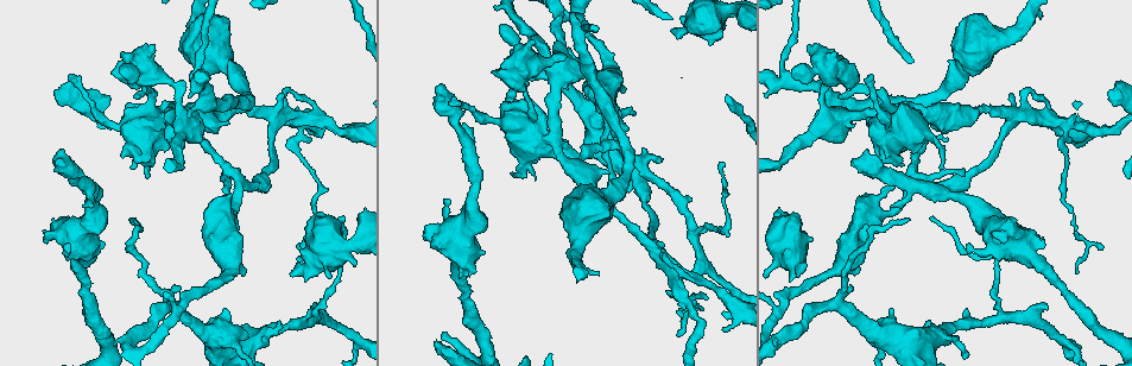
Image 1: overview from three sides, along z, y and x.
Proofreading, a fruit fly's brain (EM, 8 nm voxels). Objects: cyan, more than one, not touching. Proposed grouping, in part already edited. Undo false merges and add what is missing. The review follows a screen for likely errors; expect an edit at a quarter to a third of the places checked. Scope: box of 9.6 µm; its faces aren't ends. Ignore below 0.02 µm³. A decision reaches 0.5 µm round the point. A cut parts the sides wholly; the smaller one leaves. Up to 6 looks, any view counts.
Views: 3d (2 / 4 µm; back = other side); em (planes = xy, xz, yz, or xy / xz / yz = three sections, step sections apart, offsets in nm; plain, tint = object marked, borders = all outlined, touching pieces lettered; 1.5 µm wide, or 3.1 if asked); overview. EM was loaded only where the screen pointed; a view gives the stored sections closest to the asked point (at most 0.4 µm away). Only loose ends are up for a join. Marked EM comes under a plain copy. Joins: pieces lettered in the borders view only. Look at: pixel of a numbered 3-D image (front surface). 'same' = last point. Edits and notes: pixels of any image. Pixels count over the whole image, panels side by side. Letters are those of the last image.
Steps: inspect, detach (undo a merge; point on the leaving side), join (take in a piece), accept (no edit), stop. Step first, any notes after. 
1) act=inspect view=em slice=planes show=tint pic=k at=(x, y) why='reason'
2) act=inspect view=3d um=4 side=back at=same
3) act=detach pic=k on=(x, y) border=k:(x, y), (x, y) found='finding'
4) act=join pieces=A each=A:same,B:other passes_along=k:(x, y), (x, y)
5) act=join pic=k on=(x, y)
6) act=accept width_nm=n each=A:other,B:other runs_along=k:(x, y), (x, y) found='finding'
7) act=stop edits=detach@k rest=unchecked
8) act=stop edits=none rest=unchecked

act=inspect view=em slice=xz step=4 show=borders pic=1 at=(562, 43) why='thick turns thin'

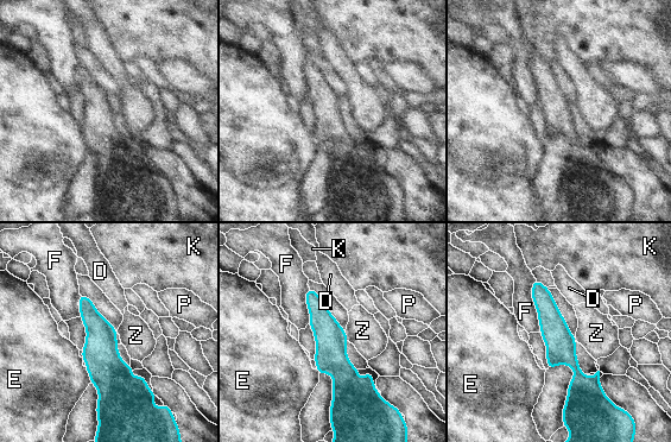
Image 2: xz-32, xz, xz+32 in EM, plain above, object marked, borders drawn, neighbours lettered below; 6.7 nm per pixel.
act=accept width_nm=190 each=D:other,E:other,F:other,K:other,P:other,Z:other found='one neuron here'

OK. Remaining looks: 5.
act=inspect view=em slice=planes show=borders pic=1 at=(476, 185) why='narrows sharply'

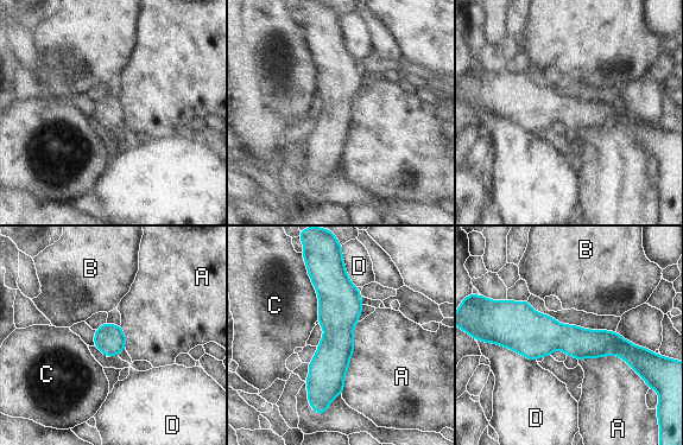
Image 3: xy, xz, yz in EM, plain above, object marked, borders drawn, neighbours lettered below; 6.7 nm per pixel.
act=accept each=A:other,B:other,C:other,D:other runs_along=3:(498, 334), (563, 336), (639, 353) found='all the same neuron'

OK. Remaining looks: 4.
act=inspect view=3d um=2 pic=1 at=(349, 134) why='calibre changes'

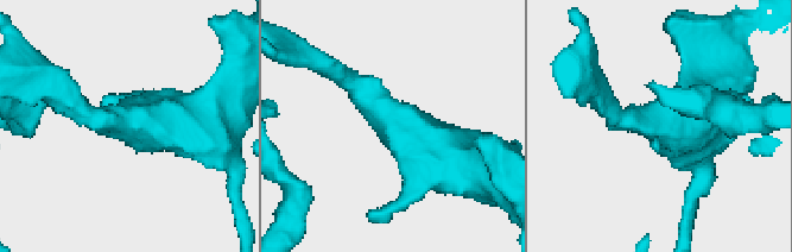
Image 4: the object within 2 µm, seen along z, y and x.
act=inspect view=em slice=xy step=8 show=tint pic=4 at=(127, 118) why='need the tissue'

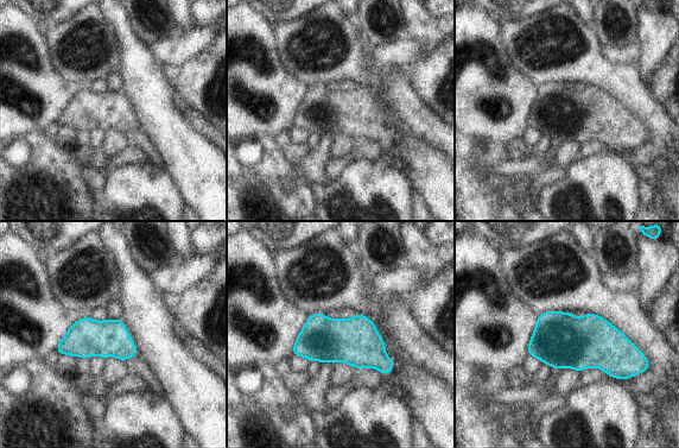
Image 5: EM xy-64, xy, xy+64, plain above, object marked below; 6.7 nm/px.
act=inspect view=em slice=planes show=borders at=same why='cut it another way'

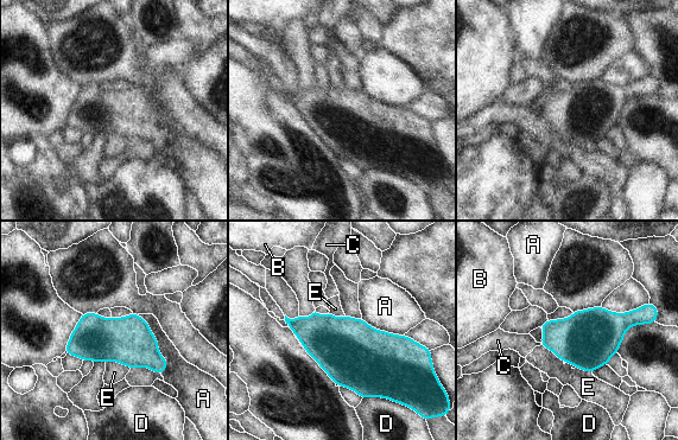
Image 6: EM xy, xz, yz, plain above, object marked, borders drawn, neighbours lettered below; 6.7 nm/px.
act=accept each=A:other,B:other,C:other,D:other,E:other border=6:(565, 361), (591, 372) found='all the same neuron'

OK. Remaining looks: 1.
act=stop edits=none rest=unchecked

